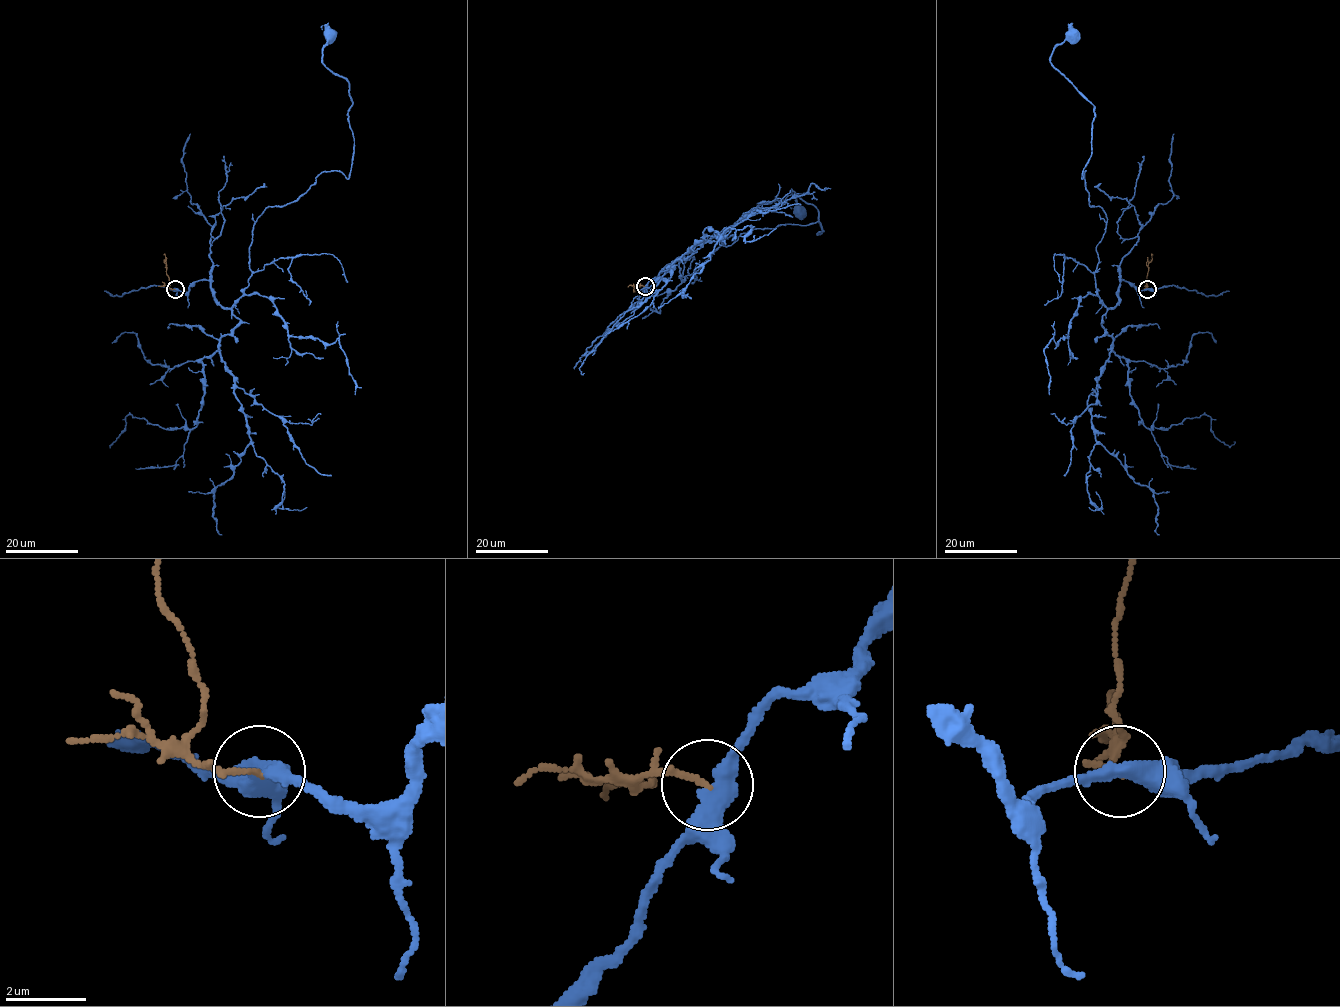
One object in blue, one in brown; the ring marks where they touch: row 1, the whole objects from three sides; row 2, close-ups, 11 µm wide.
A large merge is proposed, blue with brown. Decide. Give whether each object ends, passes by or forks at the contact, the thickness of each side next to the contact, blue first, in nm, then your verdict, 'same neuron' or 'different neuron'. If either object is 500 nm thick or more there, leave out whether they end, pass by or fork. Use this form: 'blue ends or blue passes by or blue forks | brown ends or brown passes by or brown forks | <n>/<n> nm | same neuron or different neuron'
blue passes by | brown ends | 440/130 nm | different neuron

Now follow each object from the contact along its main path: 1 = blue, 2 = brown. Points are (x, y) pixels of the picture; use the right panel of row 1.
1: (1148, 289), (1121, 280), (1113, 307), (1097, 295), (1107, 217), (1082, 177), (1094, 106), (1050, 62), (1073, 35)
2: (1147, 289), (1148, 264), (1152, 254)

